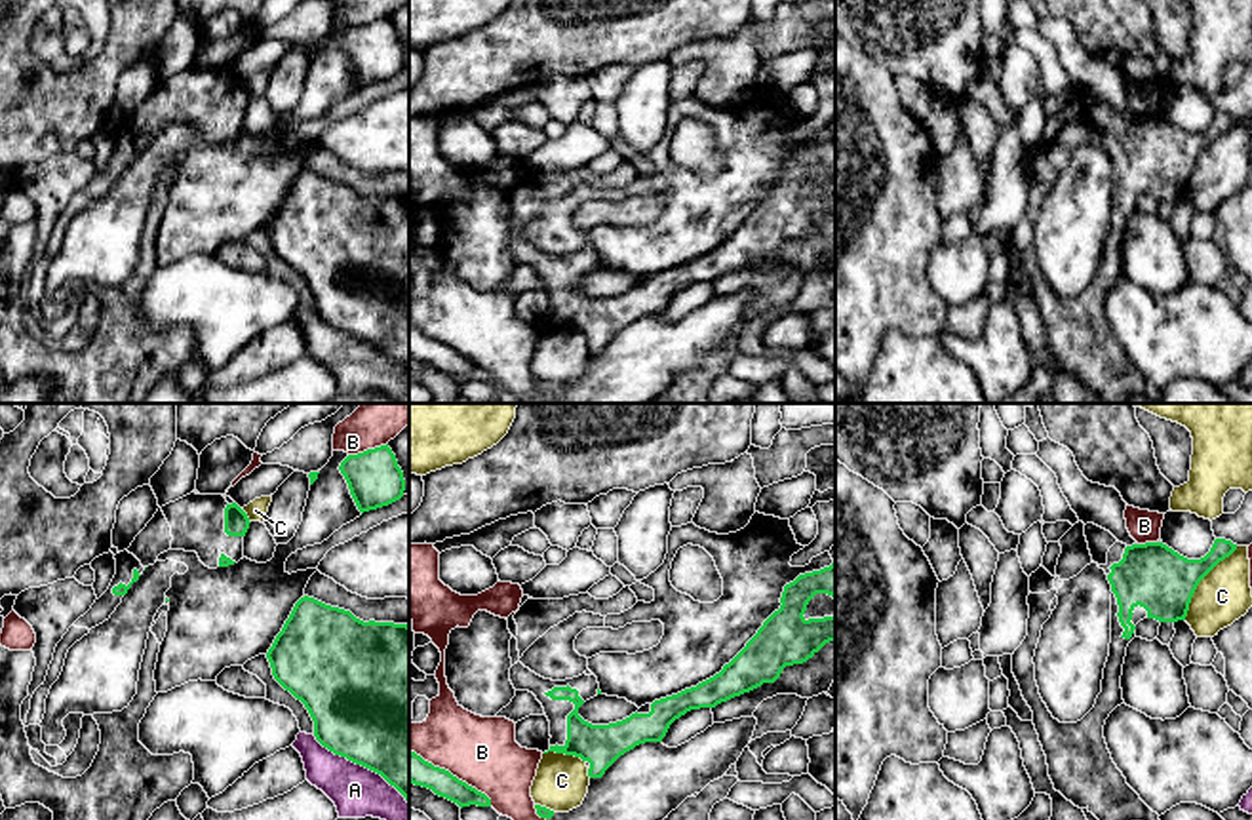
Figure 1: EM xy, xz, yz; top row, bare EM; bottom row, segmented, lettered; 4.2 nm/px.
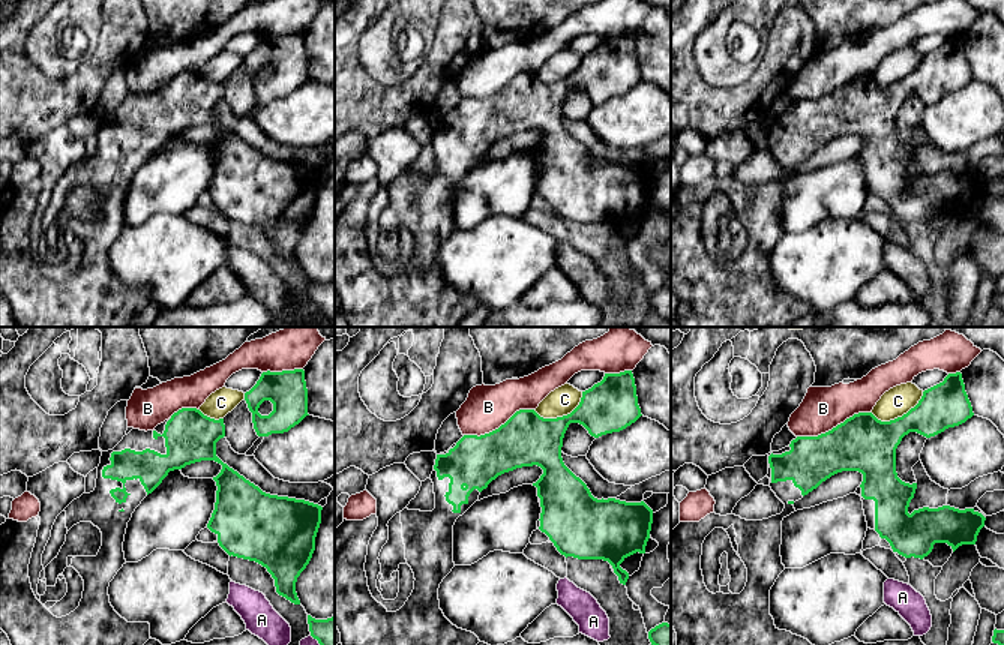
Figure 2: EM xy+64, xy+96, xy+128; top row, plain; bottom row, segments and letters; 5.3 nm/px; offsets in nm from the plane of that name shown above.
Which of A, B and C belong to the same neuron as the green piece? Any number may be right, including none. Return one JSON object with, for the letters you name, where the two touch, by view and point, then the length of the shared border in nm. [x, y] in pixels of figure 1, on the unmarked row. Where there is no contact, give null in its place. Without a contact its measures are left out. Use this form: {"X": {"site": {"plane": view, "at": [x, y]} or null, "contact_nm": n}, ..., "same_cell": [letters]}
{"same_cell": []}

